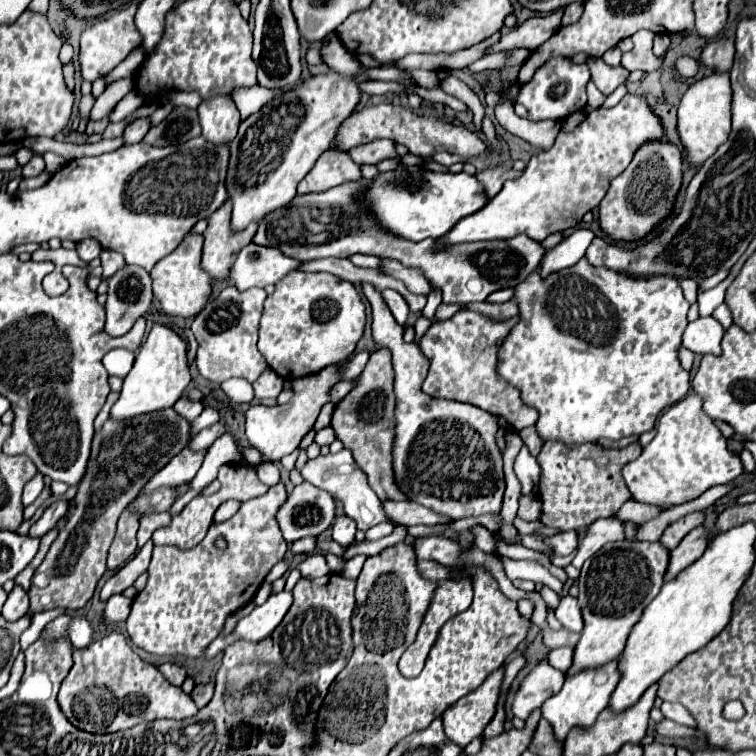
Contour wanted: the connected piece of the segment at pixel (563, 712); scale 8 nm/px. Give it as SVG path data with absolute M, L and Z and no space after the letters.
M616 660L606 662L604 666L598 666L598 668L586 668L572 676L566 676L562 690L556 696L548 698L542 706L542 716L554 728L556 738L564 742L564 738L574 726L582 726L582 728L592 726L600 710L608 706L608 694L612 694L612 690L616 688L616 682L620 682L620 670L616 670Z

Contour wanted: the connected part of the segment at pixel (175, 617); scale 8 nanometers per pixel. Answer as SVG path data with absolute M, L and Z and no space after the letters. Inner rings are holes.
M282 482L272 486L266 494L252 498L240 506L240 510L222 524L212 524L206 538L194 546L192 550L180 550L176 546L154 546L152 562L148 566L148 582L132 602L132 612L126 620L130 640L156 656L186 656L186 658L202 658L208 644L221 633L226 618L246 606L260 584L264 582L270 568L284 558L288 544L282 538L282 532L276 522L276 510L286 502L286 488ZM218 536L226 538L226 548L216 548Z

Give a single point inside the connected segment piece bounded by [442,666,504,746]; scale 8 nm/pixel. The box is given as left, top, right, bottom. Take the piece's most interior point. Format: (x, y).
(466, 720)

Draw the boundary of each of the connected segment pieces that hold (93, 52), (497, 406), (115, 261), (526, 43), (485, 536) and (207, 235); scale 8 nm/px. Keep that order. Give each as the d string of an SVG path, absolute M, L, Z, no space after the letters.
M132 4L132 6L128 6L128 8L122 8L122 10L118 10L118 12L112 12L112 16L106 16L104 20L88 26L88 28L82 32L82 38L80 38L80 54L78 54L82 80L94 82L96 78L106 76L106 74L108 74L110 70L114 70L132 50L136 50L136 48L142 44L142 36L140 36L140 32L138 32L136 26L134 26L136 8L138 8L138 4Z
M460 310L446 322L432 322L420 340L420 348L430 360L430 370L422 390L434 398L458 400L492 414L500 414L516 430L534 426L536 410L532 410L532 406L524 406L524 402L520 402L520 390L514 390L514 386L496 374L500 342L504 342L504 336L508 336L514 324L516 316L504 322L492 322L492 318L474 310Z
M102 250L100 260L102 260L102 268L104 268L102 280L108 280L110 276L114 276L118 270L122 270L126 266L124 258L120 254L116 254L116 252L110 252L110 250Z
M556 10L548 16L538 16L538 18L530 18L526 20L522 26L510 30L508 34L504 34L496 44L492 44L486 54L494 54L494 52L502 52L502 50L510 50L510 48L528 48L528 50L536 50L544 40L548 40L552 34L556 34L556 30L560 28L560 18L562 18L562 10Z
M474 526L472 534L474 534L474 540L476 540L476 546L482 552L486 552L486 554L498 554L498 550L496 550L496 538L486 528Z
M224 202L220 210L216 210L208 218L208 228L204 230L204 254L202 254L202 268L212 278L228 278L232 262L236 260L236 254L250 244L252 236L256 234L258 222L252 222L252 226L232 234L230 228L230 214L232 214L232 202Z

